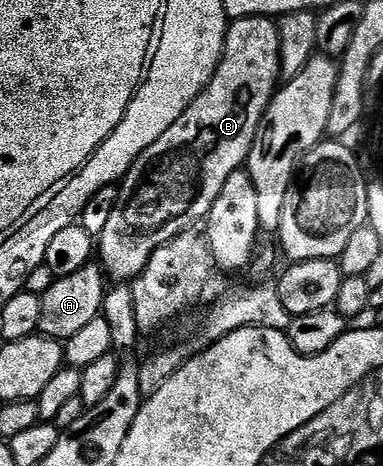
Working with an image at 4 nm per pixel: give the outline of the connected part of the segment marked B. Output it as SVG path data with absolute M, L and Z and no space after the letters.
M238 17L231 22L224 60L212 76L212 82L192 100L192 106L172 124L151 147L151 152L164 153L152 161L144 173L136 194L127 198L119 217L109 225L105 233L99 234L98 253L107 276L113 282L128 283L140 276L150 263L152 253L158 251L170 239L189 232L200 220L211 214L226 179L234 175L247 162L252 146L268 112L268 105L281 84L280 26L271 17Z

